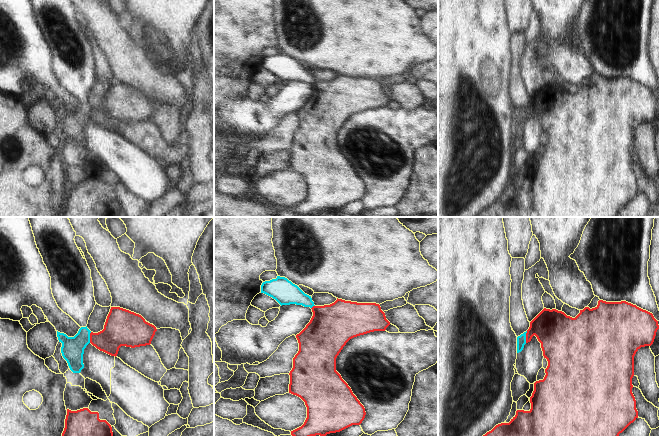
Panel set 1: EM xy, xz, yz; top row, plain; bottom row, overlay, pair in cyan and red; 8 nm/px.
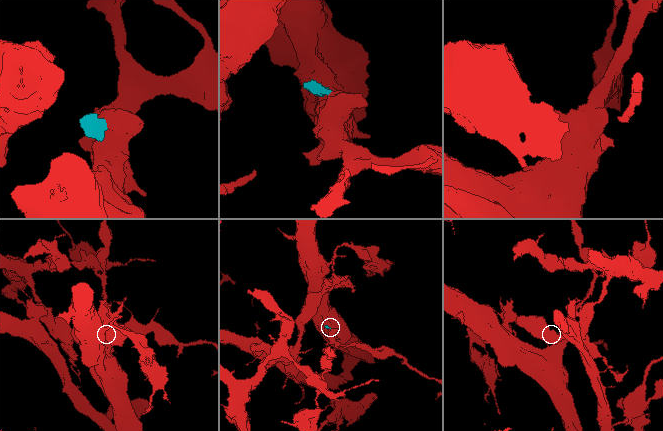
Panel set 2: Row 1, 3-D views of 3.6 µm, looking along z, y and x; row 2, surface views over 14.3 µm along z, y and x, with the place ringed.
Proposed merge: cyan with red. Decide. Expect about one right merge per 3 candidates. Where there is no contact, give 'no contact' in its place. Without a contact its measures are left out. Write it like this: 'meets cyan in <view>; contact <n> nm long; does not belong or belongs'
meets cyan in yz; contact 100 nm long; does not belong

